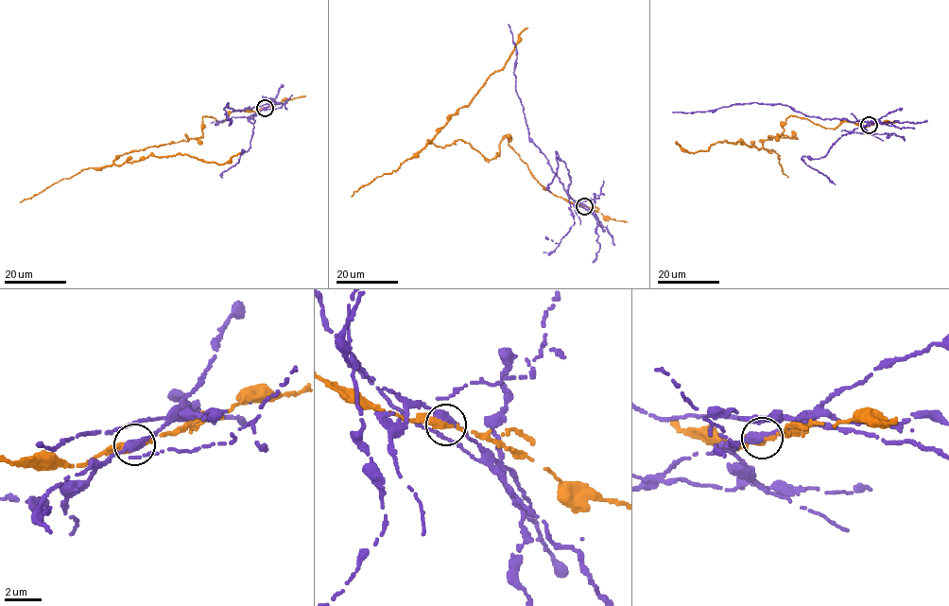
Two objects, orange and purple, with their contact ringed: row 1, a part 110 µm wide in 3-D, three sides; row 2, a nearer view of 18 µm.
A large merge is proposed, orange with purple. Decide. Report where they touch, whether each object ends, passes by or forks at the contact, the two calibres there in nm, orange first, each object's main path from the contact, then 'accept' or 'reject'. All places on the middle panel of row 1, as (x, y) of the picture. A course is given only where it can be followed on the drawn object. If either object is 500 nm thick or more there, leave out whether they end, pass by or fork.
(584, 206) | orange passes by | purple passes by | 340/400 nm | orange via (584, 206), (540, 183), (509, 135), (491, 160), (459, 139), (427, 145), (505, 66), (527, 27) | purple via (584, 206), (572, 199), (528, 135), (515, 89), (517, 52), (508, 25) | reject

